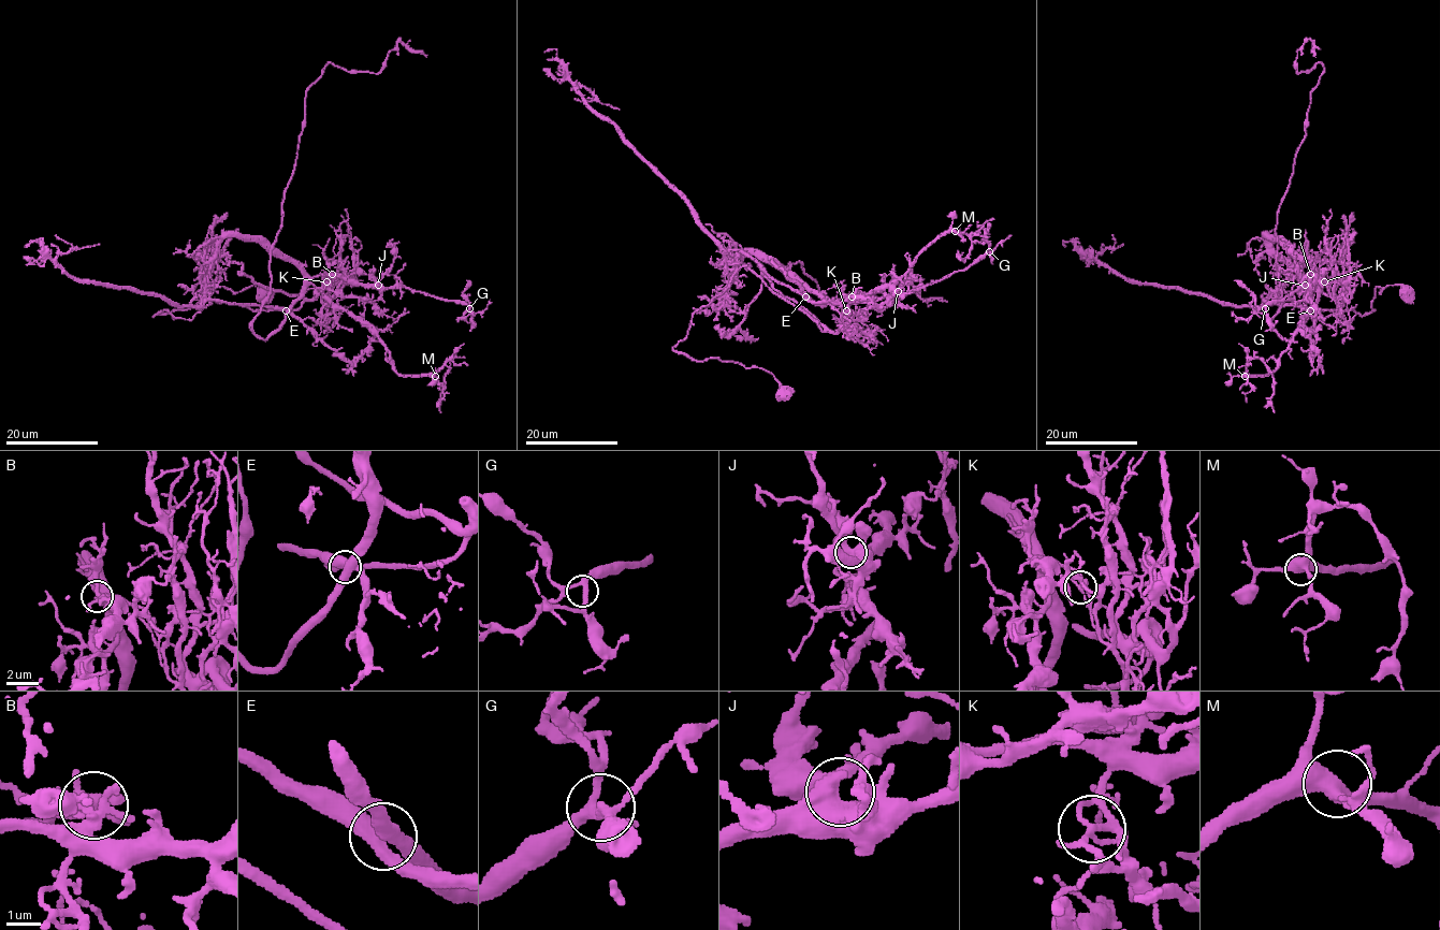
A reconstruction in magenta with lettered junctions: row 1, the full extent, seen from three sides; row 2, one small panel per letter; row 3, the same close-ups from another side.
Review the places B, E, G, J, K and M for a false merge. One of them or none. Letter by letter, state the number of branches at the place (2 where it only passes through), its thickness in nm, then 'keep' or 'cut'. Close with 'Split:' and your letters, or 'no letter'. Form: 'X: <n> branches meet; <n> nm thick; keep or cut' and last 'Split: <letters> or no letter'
B: 5 branches meet; 280 nm thick; keep
E: 3 branches meet; 360 nm thick; keep
G: 3 branches meet; 260 nm thick; keep
J: 4 branches meet; 500 nm thick; keep
K: 4 branches meet; 160 nm thick; cut
M: 3 branches meet; 420 nm thick; keep
Split: K

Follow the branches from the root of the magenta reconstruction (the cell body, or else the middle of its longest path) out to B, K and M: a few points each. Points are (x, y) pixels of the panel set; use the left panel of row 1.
B: (263, 292), (219, 286), (154, 316), (191, 319), (211, 301), (296, 310), (329, 300), (332, 274)
K: (263, 292), (219, 286), (154, 316), (191, 319), (211, 301), (296, 310), (319, 293), (324, 303), (326, 281)
M: (263, 292), (219, 286), (154, 316), (296, 310), (329, 300), (329, 275), (310, 280), (398, 374), (435, 376)

